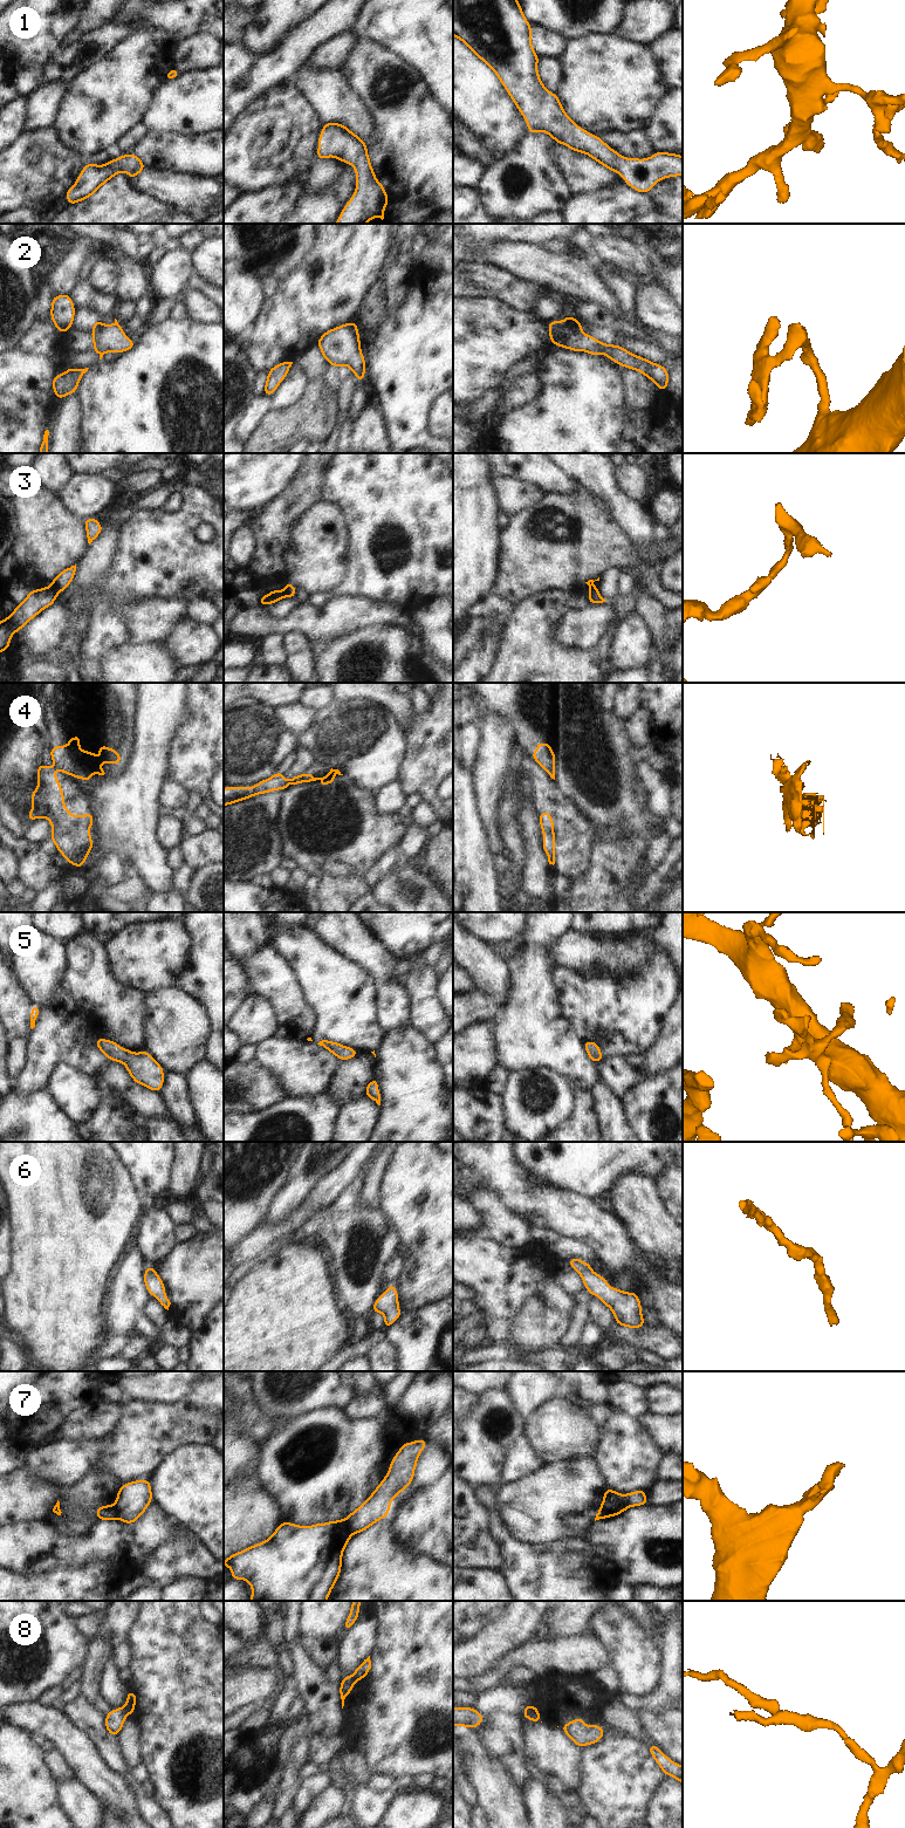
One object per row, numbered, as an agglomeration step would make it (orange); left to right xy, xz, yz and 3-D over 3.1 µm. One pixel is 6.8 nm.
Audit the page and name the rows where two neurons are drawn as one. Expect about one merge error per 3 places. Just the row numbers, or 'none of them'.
3, 4, 7, 8

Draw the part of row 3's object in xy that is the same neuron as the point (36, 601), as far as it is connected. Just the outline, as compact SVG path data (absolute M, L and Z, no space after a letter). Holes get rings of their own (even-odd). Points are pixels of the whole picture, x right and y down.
M52 587L29 590L27 597L5 619L0 621L0 652L8 650L11 638L42 610L55 603L59 593Z

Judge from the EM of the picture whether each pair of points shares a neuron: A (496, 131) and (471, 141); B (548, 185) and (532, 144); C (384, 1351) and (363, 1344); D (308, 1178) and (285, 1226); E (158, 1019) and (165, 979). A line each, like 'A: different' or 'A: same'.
A: different
B: same
C: different
D: different
E: different

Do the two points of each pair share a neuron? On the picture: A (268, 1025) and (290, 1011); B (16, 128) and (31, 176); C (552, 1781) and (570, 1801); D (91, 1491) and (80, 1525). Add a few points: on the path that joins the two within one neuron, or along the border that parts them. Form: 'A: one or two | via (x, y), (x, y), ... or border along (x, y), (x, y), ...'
A: two | border along (261, 995), (272, 1006), (276, 1020), (273, 1035)
B: two | border along (26, 131), (12, 144)
C: one | via (556, 1786), (566, 1796)
D: one | via (83, 1499), (80, 1503), (80, 1517)

